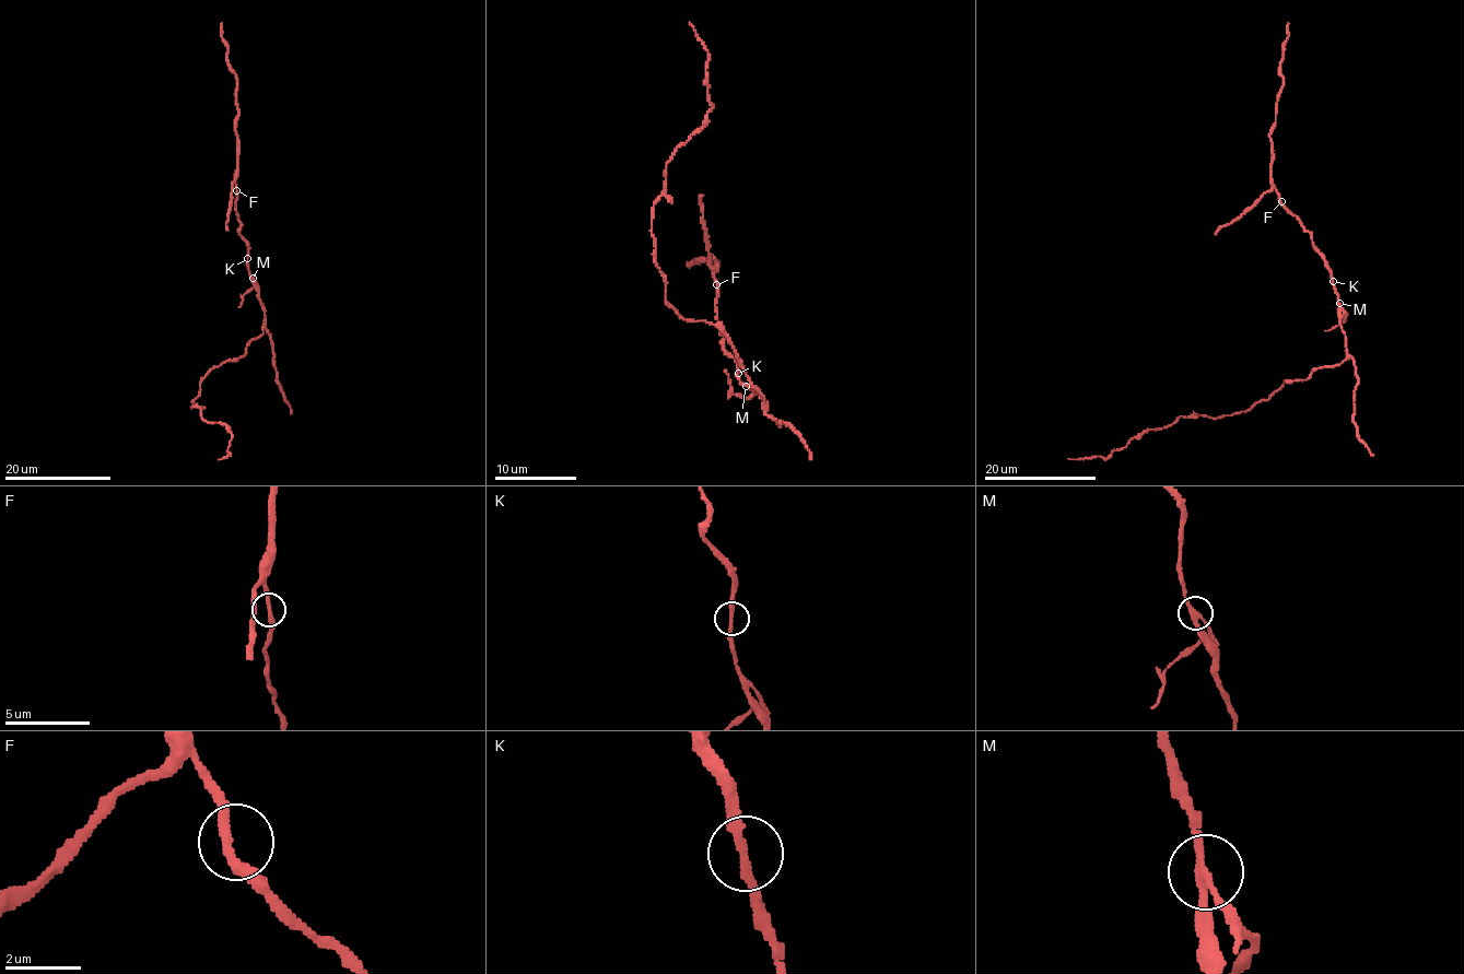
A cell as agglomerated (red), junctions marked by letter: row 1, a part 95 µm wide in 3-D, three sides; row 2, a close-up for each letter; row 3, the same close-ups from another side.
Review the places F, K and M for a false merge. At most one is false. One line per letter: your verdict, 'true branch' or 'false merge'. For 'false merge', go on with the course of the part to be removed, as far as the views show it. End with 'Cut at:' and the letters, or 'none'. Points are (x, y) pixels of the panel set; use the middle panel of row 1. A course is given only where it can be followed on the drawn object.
F: true branch
K: true branch
M: false merge; course (746, 385), (752, 392), (740, 398), (730, 390), (730, 379), (724, 370)
Cut at: M

